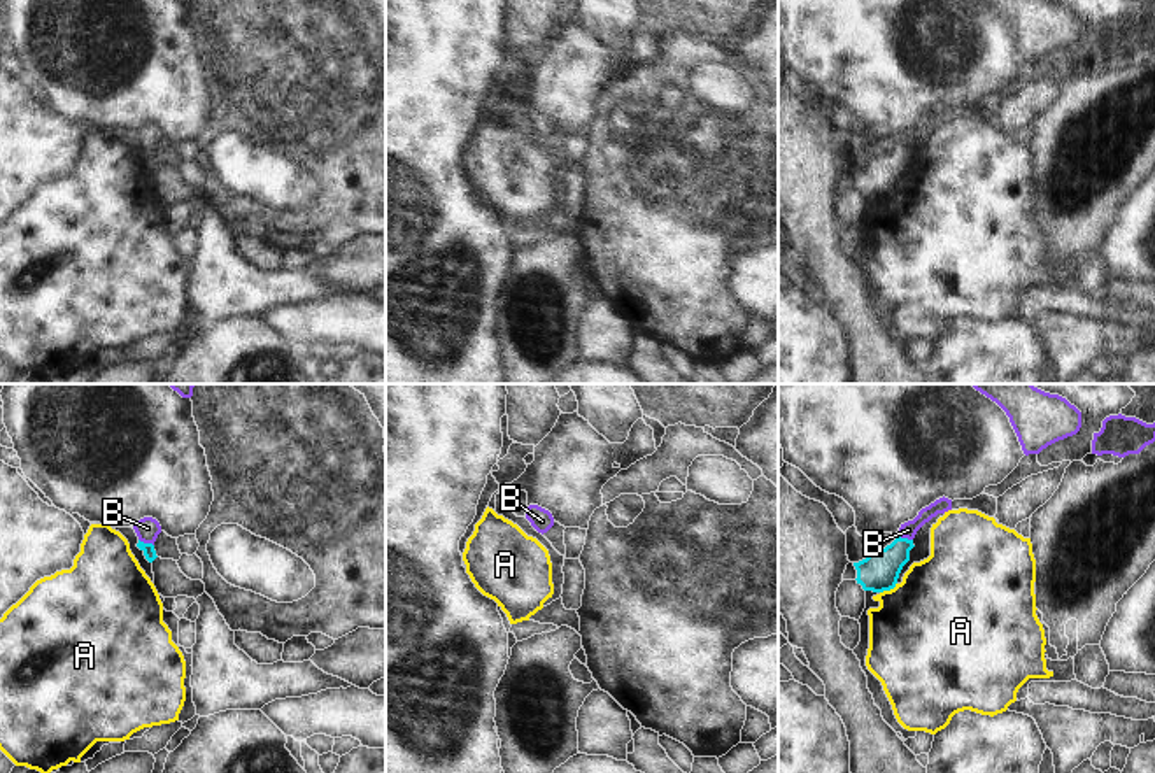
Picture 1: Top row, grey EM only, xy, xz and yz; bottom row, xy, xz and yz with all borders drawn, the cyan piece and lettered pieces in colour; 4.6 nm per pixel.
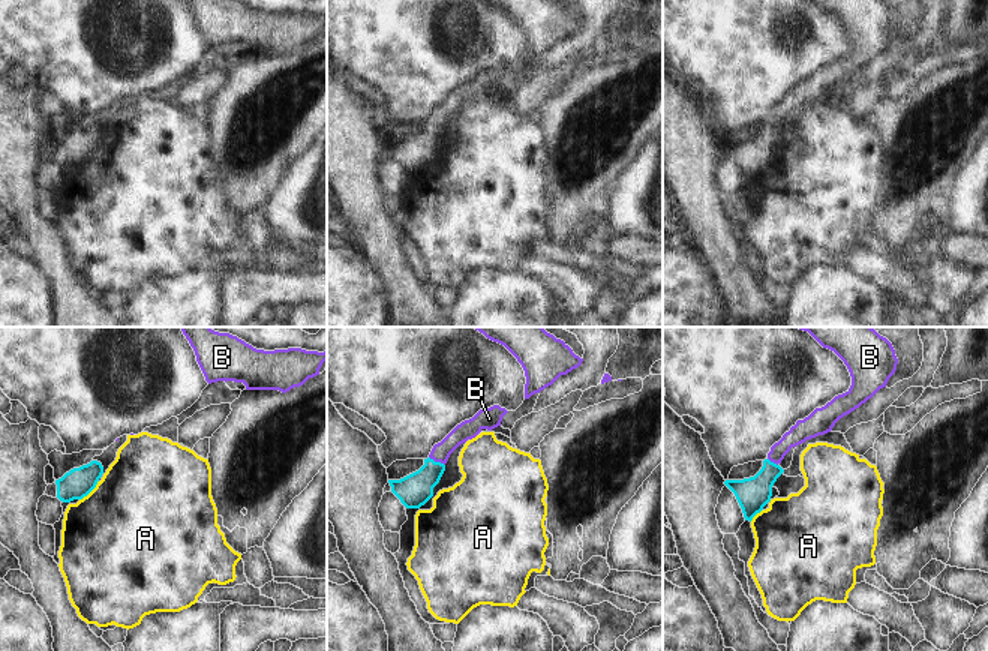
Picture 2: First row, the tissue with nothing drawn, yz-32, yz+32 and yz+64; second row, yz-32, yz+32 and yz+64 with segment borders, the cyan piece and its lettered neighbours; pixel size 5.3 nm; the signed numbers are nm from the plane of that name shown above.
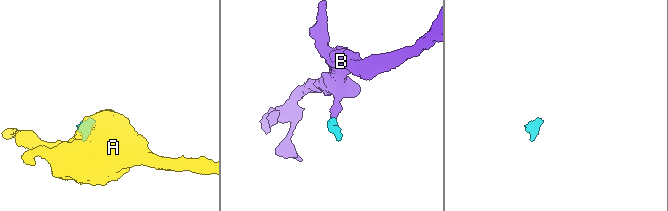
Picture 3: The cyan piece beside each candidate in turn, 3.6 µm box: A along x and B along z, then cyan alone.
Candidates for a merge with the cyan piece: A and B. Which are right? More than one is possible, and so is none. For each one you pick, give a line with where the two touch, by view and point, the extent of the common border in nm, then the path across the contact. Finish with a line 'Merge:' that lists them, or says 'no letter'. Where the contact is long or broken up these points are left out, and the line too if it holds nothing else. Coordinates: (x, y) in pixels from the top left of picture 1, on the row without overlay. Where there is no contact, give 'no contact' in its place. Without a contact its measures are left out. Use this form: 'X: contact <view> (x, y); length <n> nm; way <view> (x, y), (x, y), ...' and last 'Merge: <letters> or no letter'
B: contact xy (146, 151); length 80 nm; way xy (149, 160), (146, 151), (148, 135)
Merge: B

